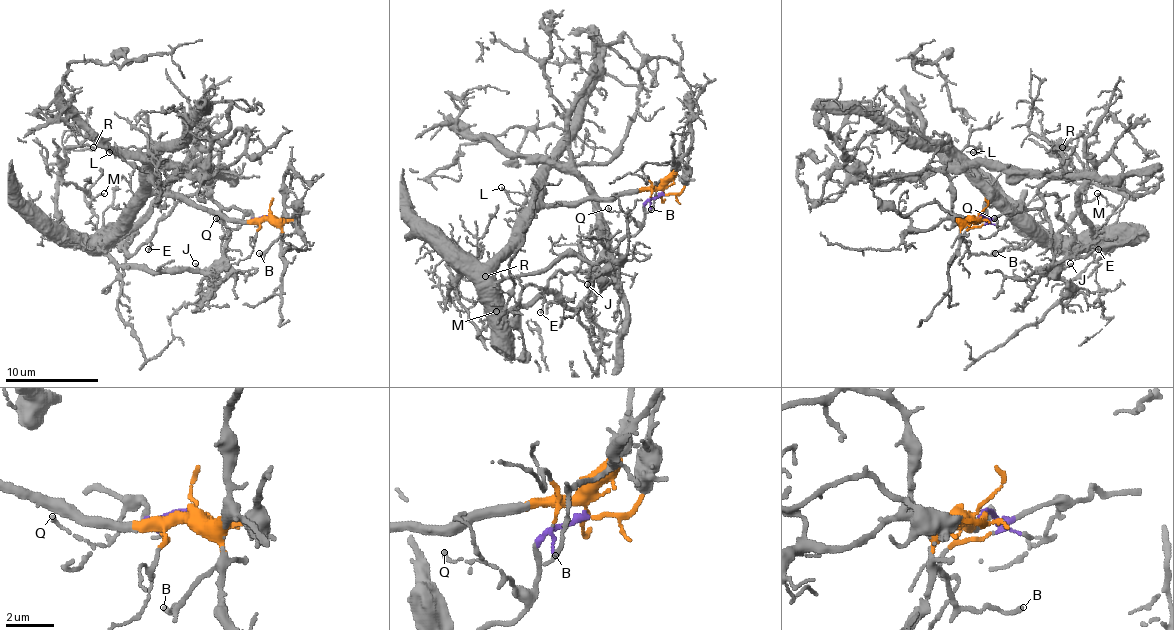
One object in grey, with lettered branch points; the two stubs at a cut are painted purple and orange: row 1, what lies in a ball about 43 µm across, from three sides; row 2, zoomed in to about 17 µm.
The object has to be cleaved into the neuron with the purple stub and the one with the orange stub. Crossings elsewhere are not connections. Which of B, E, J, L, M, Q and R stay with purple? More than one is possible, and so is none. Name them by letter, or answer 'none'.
E, J, Q

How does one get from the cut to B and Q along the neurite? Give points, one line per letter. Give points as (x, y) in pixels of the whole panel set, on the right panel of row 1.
B: (977, 215), (963, 229), (961, 238), (972, 252), (996, 252)
Q: (979, 215), (989, 220), (1008, 215), (1001, 229), (994, 217)

